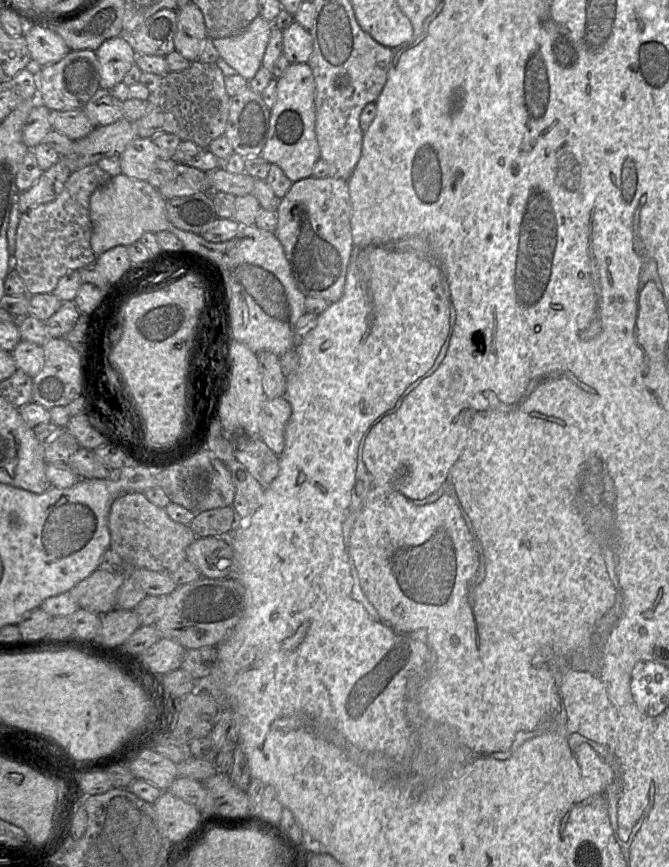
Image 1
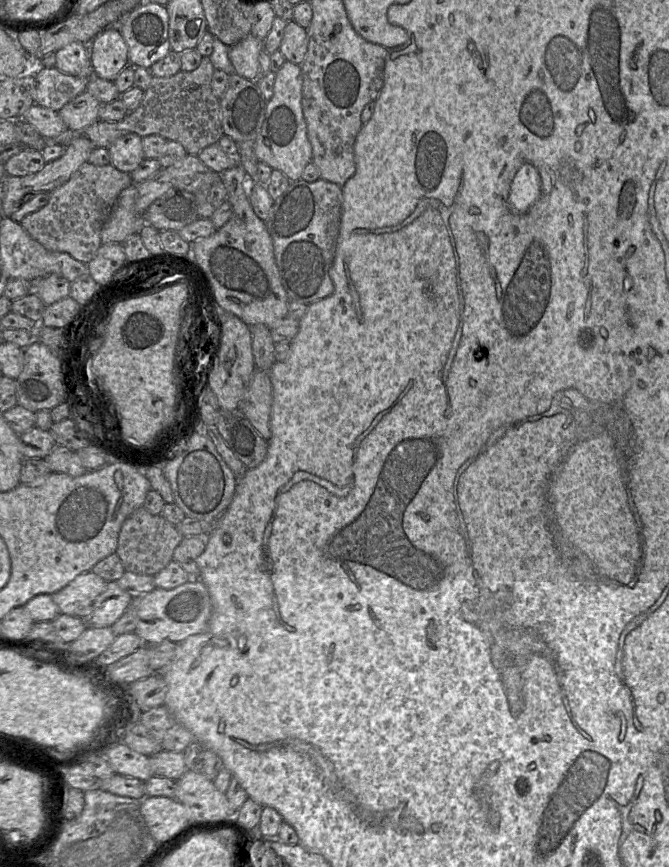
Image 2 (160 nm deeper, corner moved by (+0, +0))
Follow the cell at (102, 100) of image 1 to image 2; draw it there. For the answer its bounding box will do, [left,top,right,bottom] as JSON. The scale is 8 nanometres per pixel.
[58,91,105,130]

